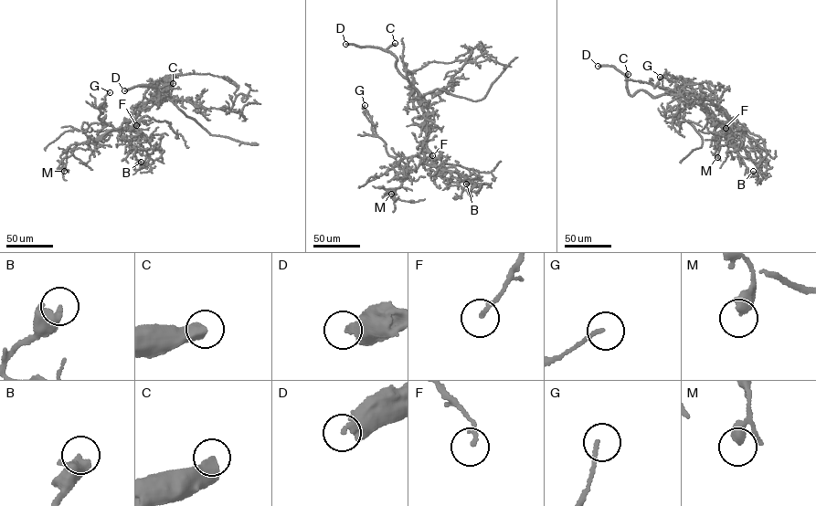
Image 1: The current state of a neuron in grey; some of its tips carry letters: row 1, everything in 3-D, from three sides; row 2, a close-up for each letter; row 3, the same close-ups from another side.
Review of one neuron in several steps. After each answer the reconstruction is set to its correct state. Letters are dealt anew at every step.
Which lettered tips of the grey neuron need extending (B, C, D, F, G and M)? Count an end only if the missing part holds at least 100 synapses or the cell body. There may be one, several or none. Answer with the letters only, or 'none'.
C, D

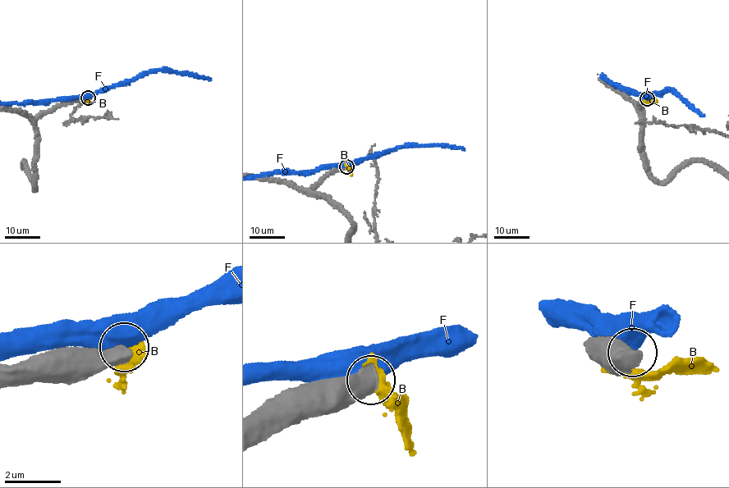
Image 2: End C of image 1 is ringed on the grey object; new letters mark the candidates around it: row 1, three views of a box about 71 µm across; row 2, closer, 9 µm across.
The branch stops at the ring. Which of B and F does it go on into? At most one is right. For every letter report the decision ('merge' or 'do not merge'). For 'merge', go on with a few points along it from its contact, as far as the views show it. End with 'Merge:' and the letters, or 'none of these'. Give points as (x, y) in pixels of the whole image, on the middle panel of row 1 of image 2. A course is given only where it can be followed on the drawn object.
B: do not merge
F: do not merge
Merge: none of these

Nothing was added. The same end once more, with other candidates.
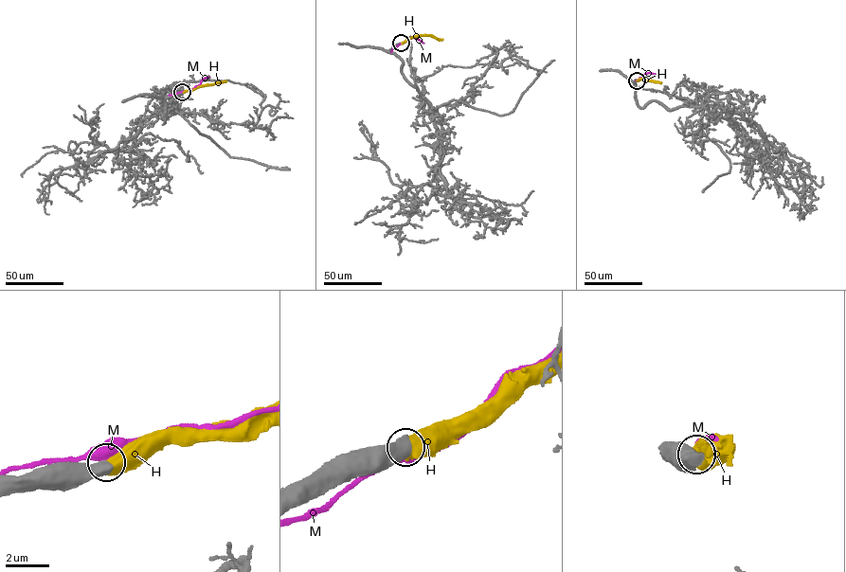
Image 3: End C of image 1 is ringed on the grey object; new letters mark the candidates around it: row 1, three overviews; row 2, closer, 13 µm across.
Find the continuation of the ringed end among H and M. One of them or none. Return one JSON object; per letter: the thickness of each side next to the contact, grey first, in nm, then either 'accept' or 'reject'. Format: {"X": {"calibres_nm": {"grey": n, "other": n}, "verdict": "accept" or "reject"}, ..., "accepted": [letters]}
{"H": {"calibres_nm": {"grey": 650, "other": 750}, "verdict": "accept"}, "M": {"calibres_nm": {"grey": 650, "other": 480}, "verdict": "reject"}, "accepted": ["H"]}

